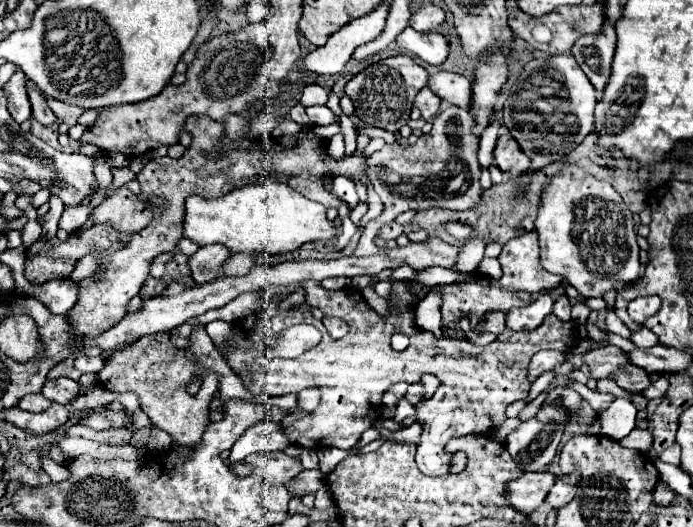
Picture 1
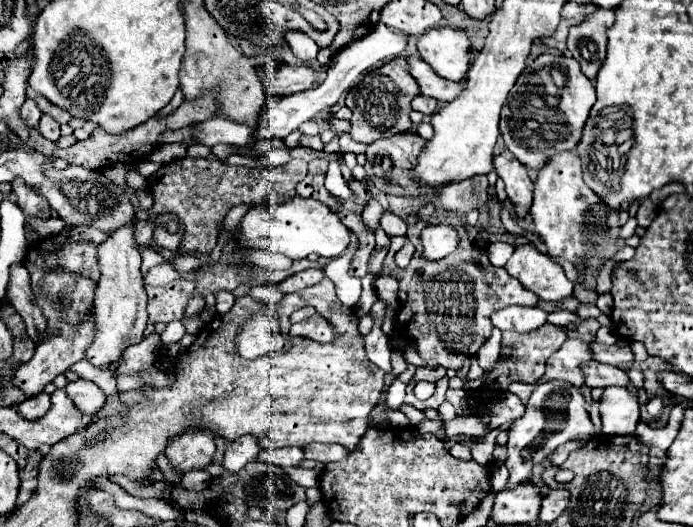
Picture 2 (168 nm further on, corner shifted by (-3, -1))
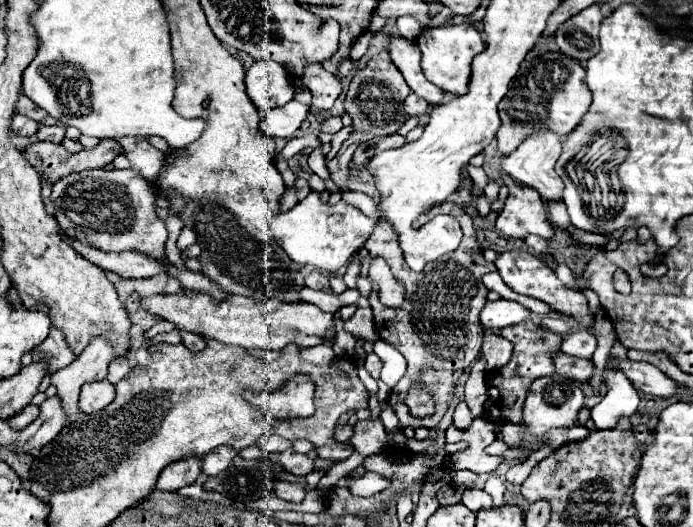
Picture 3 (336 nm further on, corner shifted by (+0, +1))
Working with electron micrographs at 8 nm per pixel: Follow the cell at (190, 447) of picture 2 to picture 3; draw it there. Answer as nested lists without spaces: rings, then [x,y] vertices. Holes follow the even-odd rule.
[[[186,458],[166,466],[156,482],[156,490],[162,492],[178,492],[184,486],[190,486],[200,476],[200,458]]]

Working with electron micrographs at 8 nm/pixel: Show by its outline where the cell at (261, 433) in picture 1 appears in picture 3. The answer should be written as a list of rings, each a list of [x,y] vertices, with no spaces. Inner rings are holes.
[[[214,448],[212,452],[208,452],[204,458],[202,458],[202,472],[206,476],[216,476],[220,474],[222,470],[226,470],[230,464],[232,464],[232,458],[236,456],[238,452],[232,450],[232,448]]]

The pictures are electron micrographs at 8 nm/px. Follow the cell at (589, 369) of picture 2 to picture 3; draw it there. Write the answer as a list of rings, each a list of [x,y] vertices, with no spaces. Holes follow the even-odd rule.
[[[554,352],[552,362],[556,366],[556,374],[576,380],[576,382],[588,382],[594,374],[594,362],[586,360],[586,358],[576,358],[576,356],[568,356],[564,352]]]

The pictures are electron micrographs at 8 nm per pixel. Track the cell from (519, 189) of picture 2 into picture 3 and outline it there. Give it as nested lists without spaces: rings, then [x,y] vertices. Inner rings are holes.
[[[504,176],[504,182],[510,190],[510,196],[504,210],[496,218],[496,230],[504,238],[512,240],[524,240],[530,234],[552,240],[554,226],[548,220],[542,196],[532,188],[516,184],[510,176]]]

